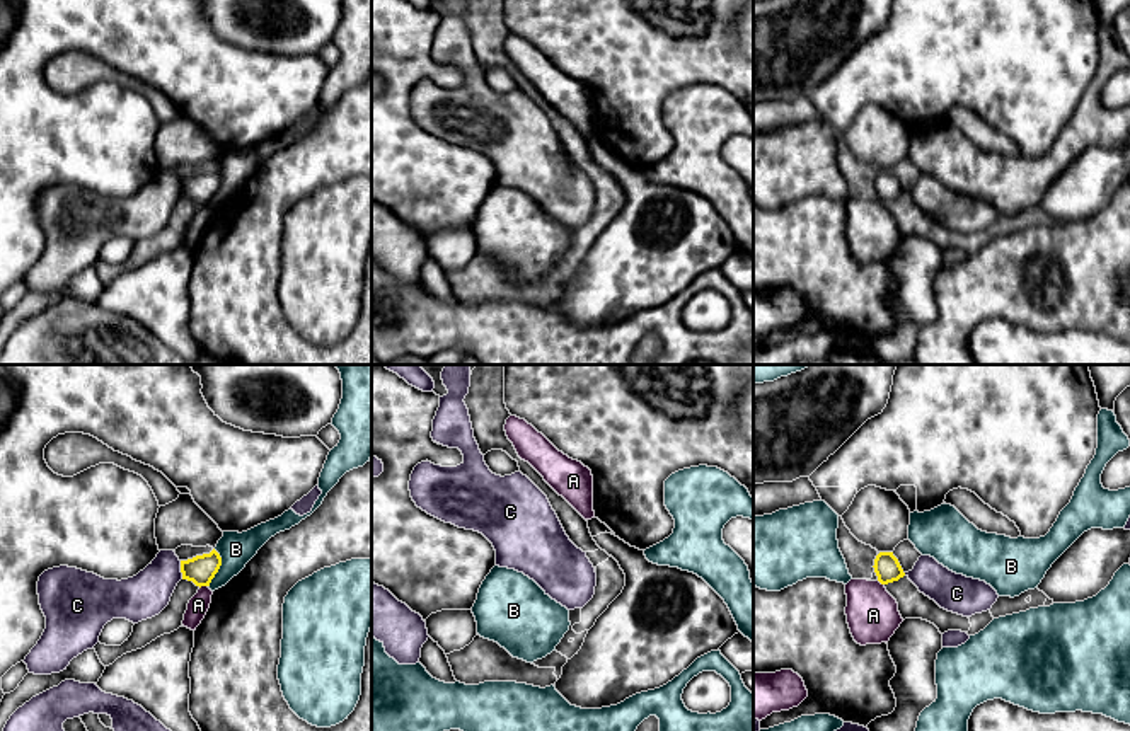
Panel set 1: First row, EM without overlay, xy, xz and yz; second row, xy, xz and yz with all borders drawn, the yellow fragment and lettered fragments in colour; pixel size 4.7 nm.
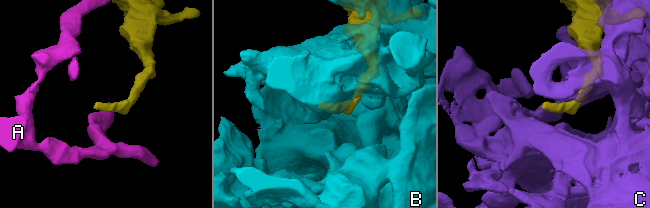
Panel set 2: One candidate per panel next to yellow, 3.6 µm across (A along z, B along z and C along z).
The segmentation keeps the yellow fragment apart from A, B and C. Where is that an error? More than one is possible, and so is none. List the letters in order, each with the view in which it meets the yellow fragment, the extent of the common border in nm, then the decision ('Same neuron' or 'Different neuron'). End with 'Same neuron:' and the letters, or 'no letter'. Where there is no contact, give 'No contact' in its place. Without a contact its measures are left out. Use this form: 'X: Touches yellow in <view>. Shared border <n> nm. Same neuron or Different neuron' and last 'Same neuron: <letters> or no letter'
A: Touches yellow in xy. Shared border 40 nm. Different neuron
B: Touches yellow in xy. Shared border 190 nm. Different neuron
C: Touches yellow in xy. Shared border 90 nm. Different neuron
Same neuron: no letter

